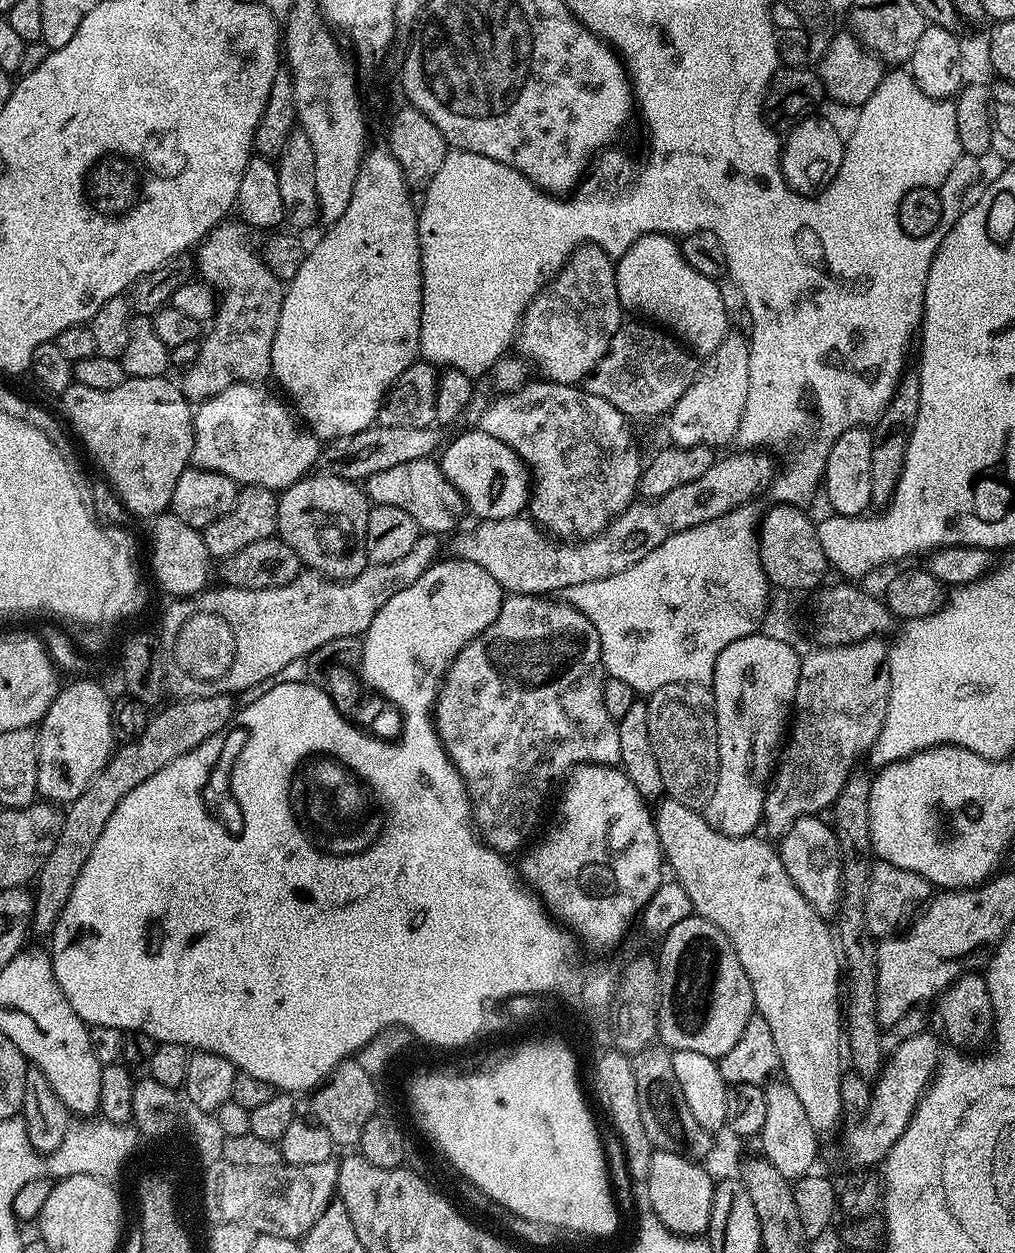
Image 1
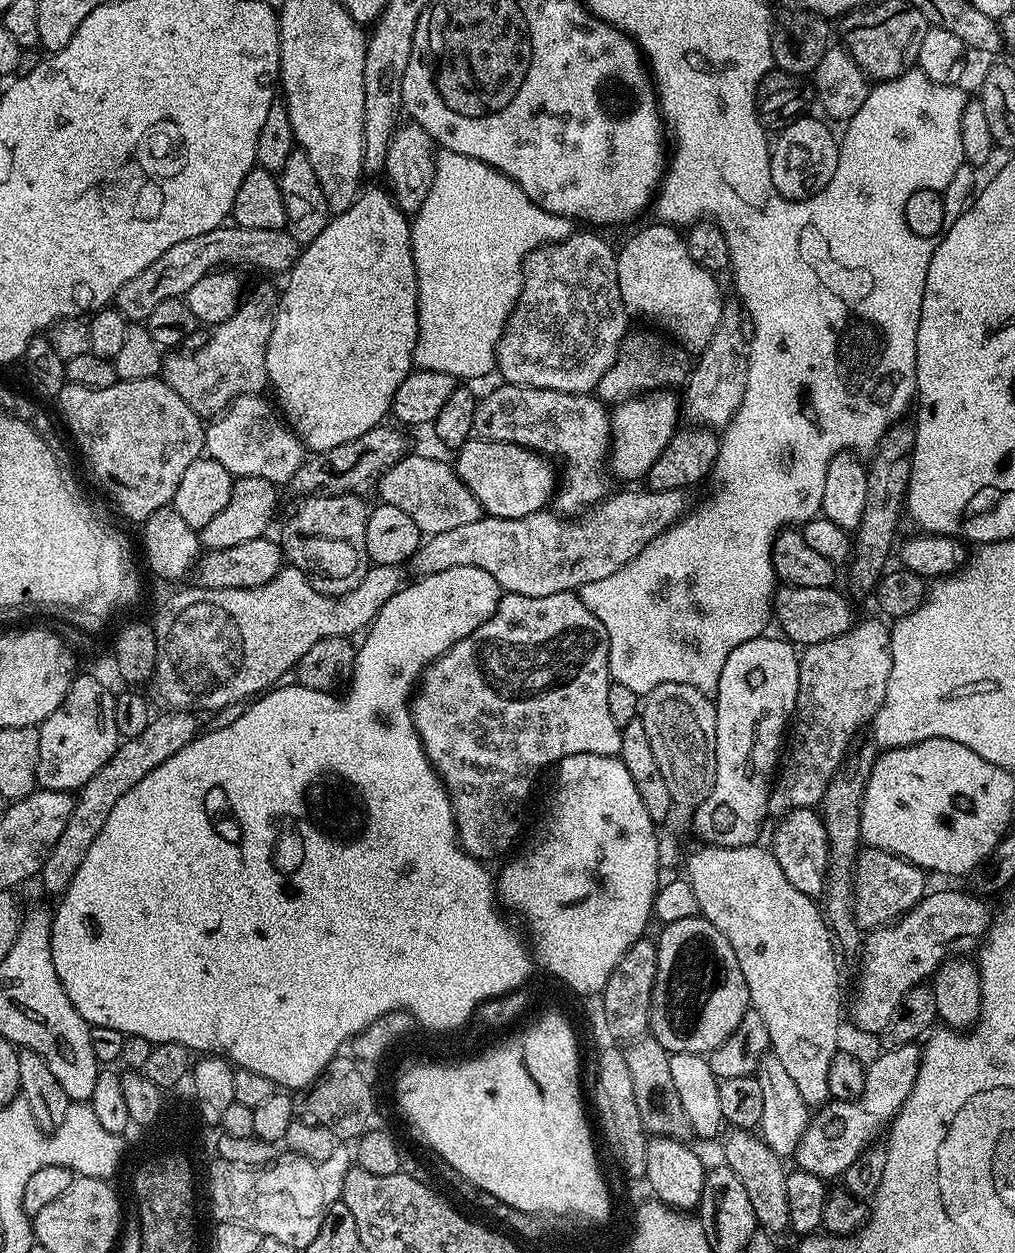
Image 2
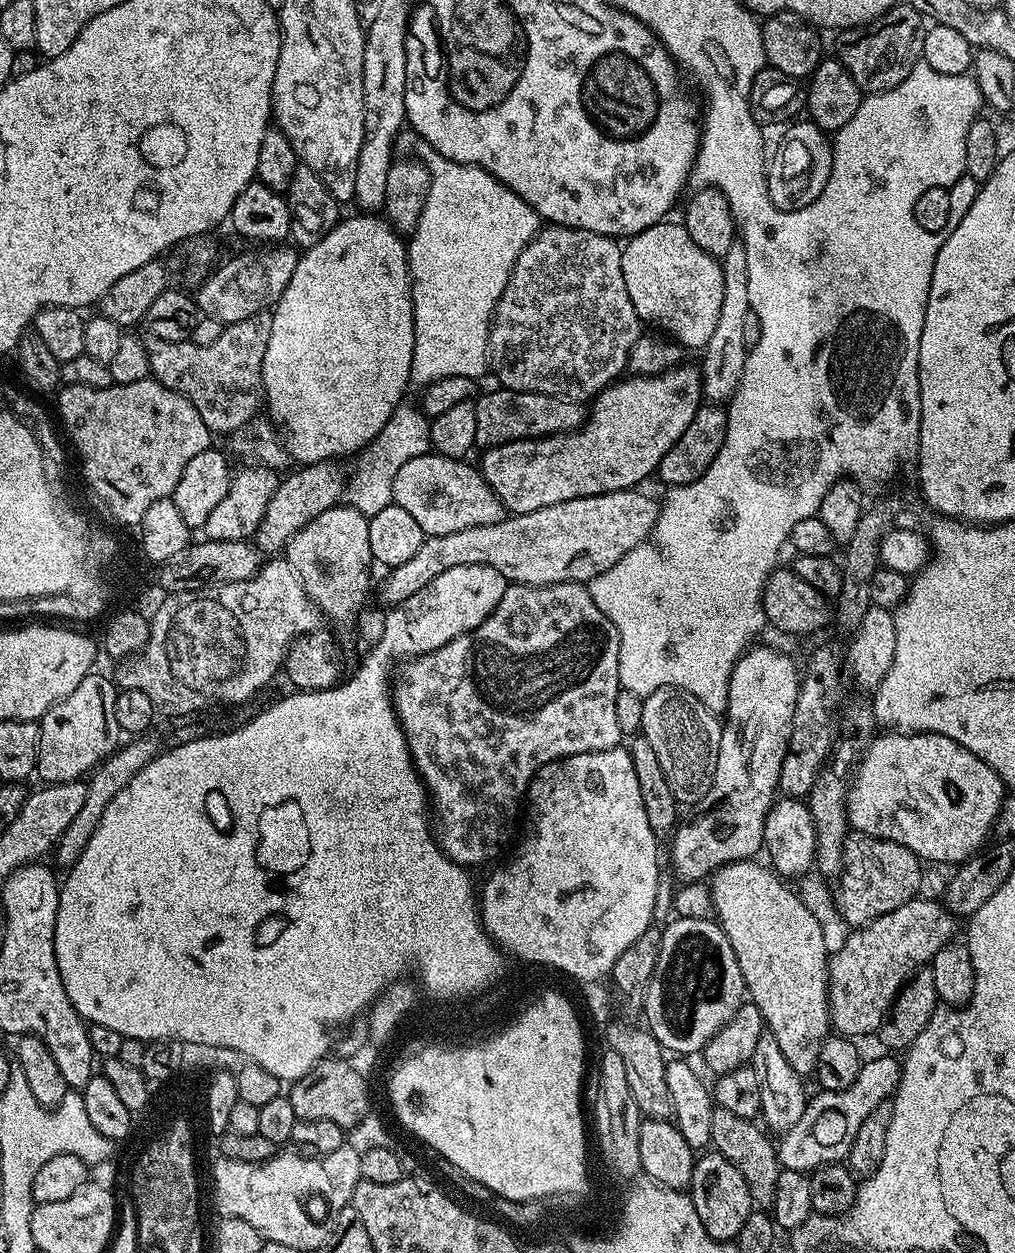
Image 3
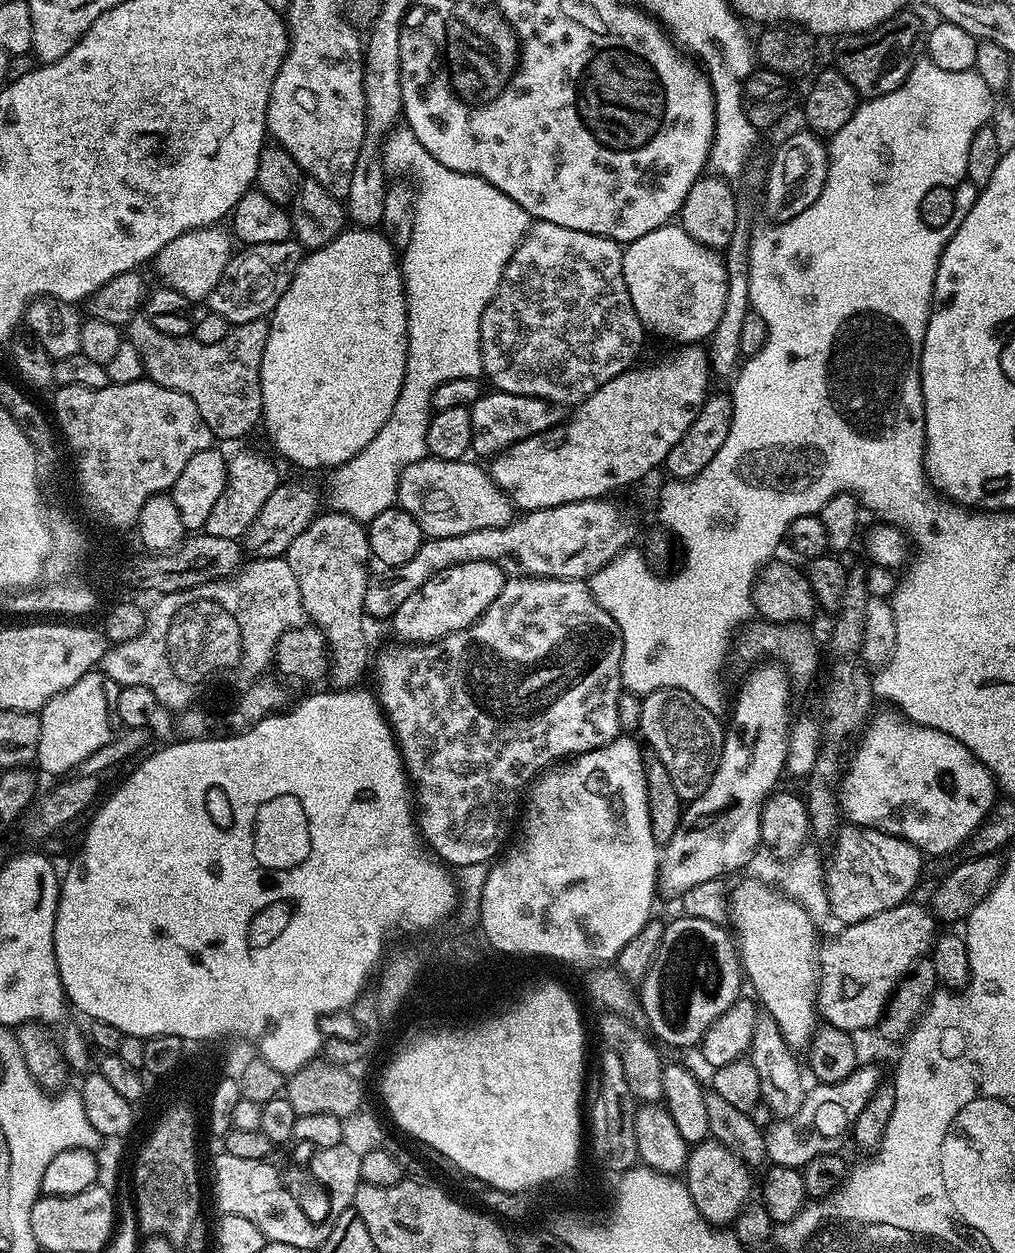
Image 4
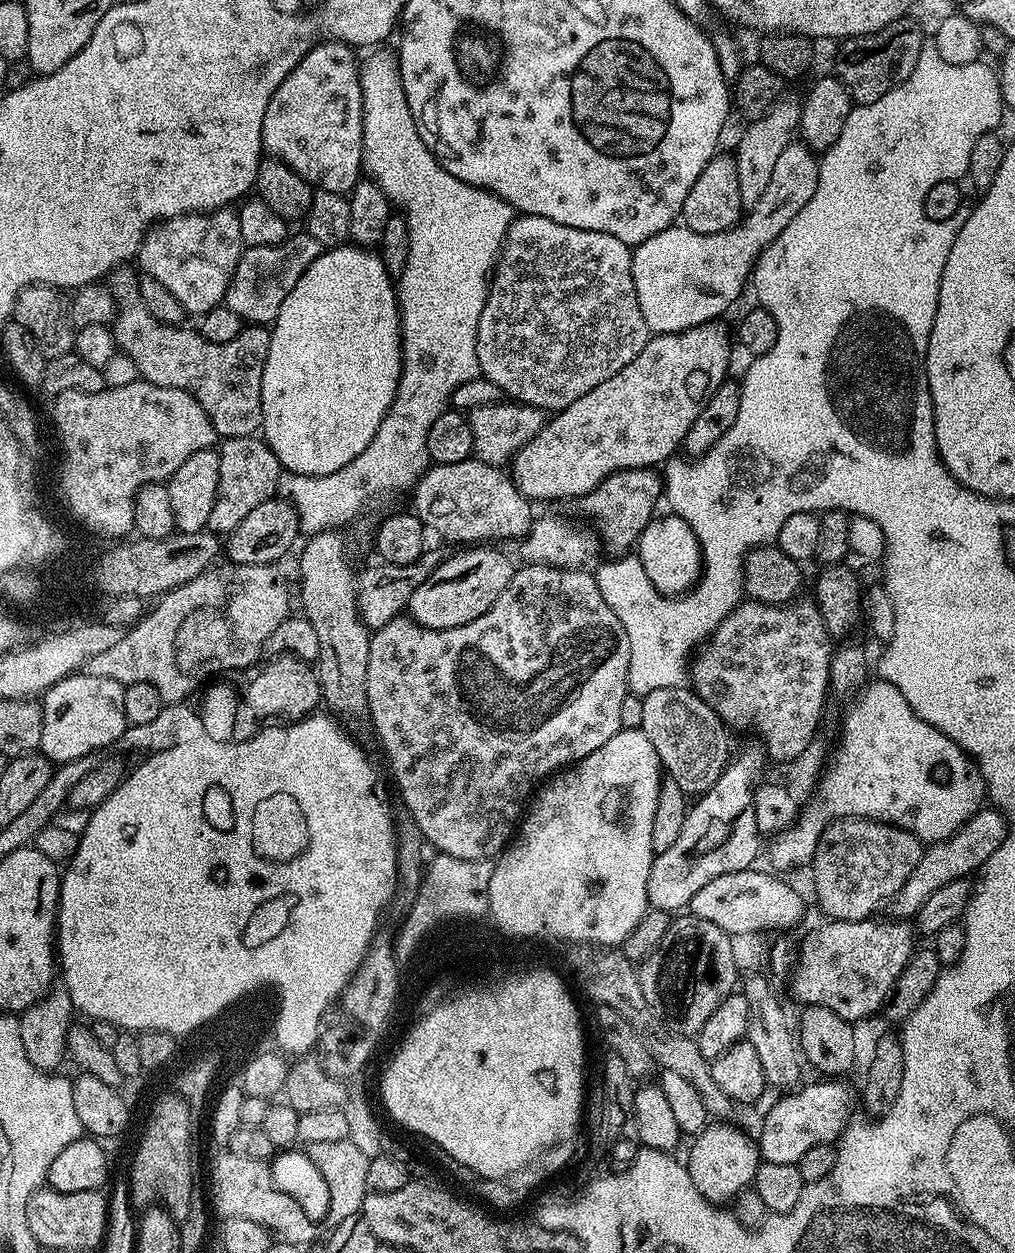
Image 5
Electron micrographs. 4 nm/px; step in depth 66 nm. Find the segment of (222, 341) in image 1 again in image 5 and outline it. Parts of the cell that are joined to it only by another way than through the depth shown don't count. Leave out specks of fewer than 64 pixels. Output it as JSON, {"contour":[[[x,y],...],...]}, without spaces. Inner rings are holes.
{"contour":[[[132,266],[113,268],[106,277],[106,287],[118,305],[116,318],[110,327],[116,339],[117,349],[133,359],[134,366],[138,366],[140,371],[140,379],[154,386],[177,388],[190,394],[198,402],[198,406],[206,410],[217,437],[242,438],[257,435],[264,422],[262,418],[262,370],[266,366],[266,354],[270,350],[271,331],[264,326],[244,326],[241,327],[236,338],[216,345],[200,335],[199,331],[192,329],[191,332],[188,326],[173,326],[158,322],[158,318],[150,315],[140,300],[140,276],[137,269],[128,267]]]}

